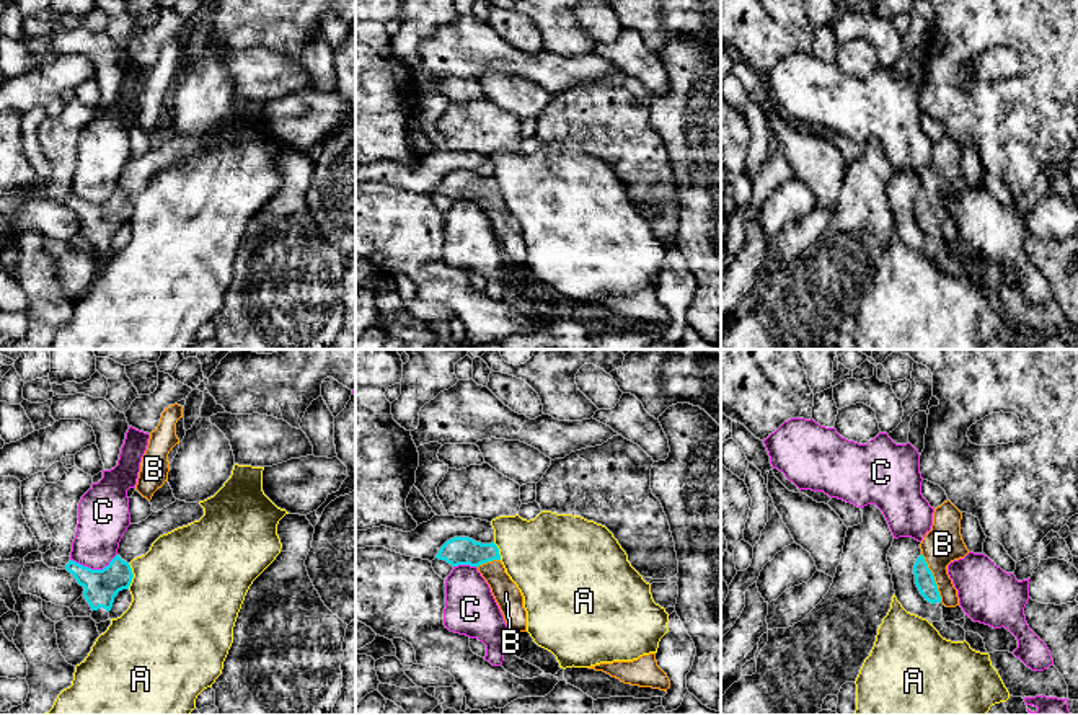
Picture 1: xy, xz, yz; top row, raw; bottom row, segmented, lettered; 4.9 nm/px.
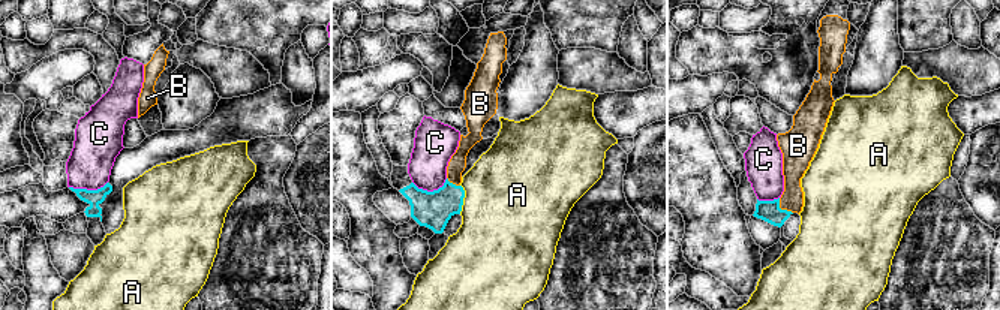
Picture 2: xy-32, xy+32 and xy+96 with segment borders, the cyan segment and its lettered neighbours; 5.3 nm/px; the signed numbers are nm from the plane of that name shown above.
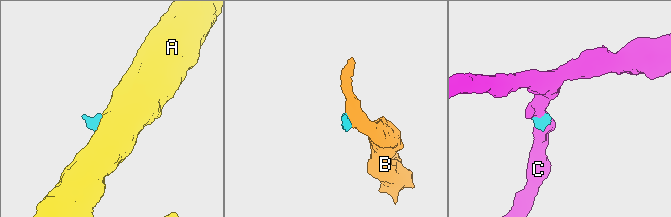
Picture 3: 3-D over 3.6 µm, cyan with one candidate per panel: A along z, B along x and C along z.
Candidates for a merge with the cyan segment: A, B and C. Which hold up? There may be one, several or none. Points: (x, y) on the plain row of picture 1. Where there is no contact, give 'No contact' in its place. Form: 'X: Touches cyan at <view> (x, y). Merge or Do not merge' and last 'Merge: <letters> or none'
A: Touches cyan at xy (132, 211). Do not merge
B: Touches cyan at yz (933, 213). Merge
C: Touches cyan at xy (93, 204). Do not merge
Merge: B

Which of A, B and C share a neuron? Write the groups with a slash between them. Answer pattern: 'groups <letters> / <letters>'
groups A / B / C

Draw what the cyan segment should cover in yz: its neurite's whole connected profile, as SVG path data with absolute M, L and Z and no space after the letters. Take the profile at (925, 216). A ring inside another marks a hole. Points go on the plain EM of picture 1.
M949 134L944 135L934 142L931 165L920 178L921 189L913 199L915 219L925 235L931 238L959 240L948 199L969 188L961 170L961 153L962 147Z

